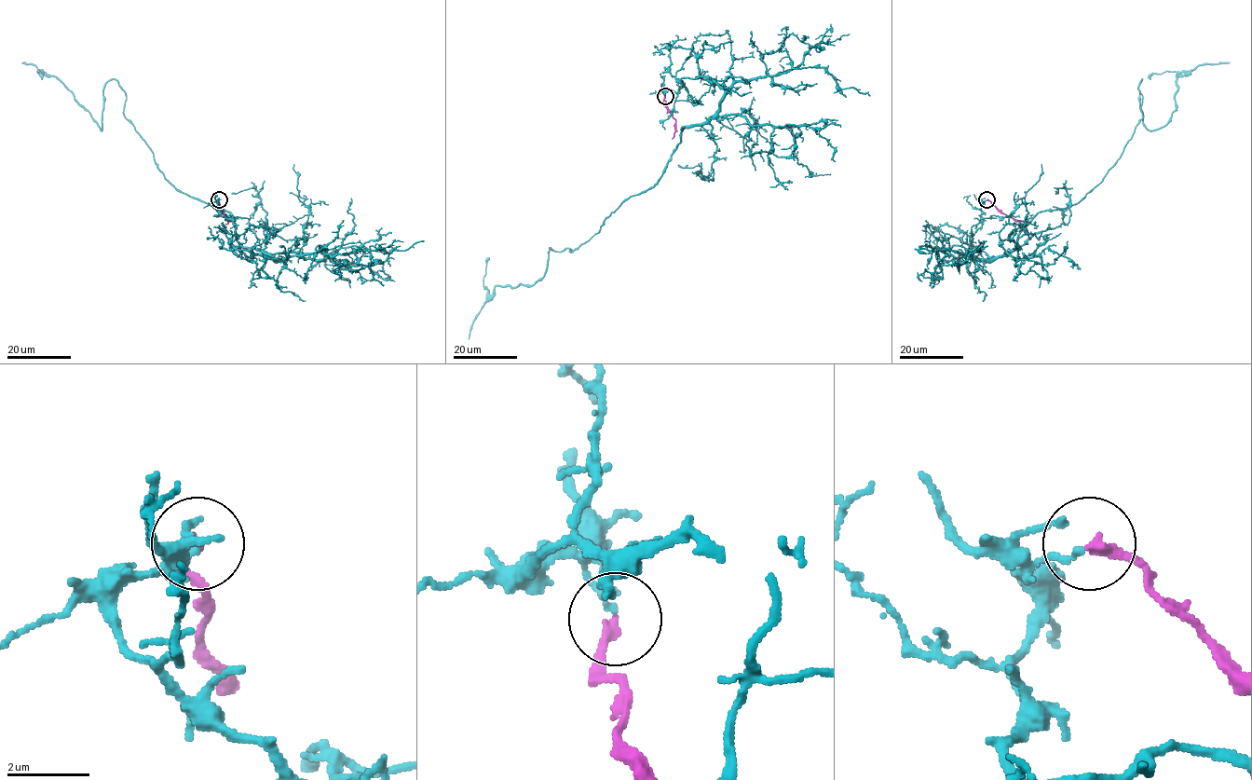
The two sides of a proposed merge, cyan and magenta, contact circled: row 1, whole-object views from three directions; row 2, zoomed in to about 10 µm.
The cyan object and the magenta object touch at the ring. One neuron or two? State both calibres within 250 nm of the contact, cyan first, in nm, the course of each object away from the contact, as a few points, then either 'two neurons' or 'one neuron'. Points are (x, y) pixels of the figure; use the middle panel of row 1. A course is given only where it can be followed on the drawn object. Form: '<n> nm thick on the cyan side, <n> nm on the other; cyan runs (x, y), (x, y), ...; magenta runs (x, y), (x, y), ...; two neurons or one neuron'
140 nm thick on the cyan side, 240 nm on the other; cyan runs (665, 96), (682, 78), (724, 90), (652, 186), (572, 252), (550, 248), (532, 285), (495, 286), (469, 339); magenta runs (665, 96), (665, 107), (675, 119), (672, 139); two neurons

